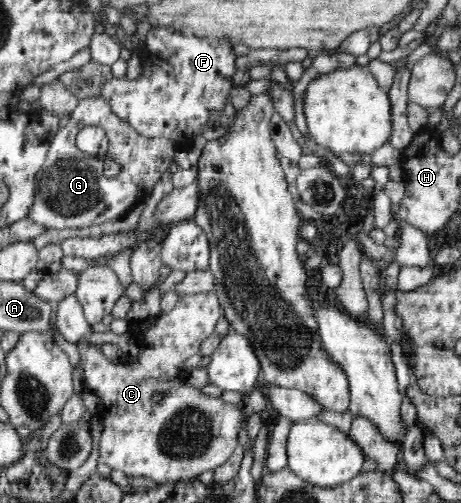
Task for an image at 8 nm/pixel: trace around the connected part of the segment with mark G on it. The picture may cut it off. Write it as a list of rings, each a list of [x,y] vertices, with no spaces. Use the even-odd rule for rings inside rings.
[[[88,97],[79,99],[76,108],[69,115],[66,126],[59,128],[49,144],[48,154],[45,162],[37,173],[36,190],[34,190],[34,204],[30,208],[29,219],[34,223],[41,224],[46,229],[66,229],[66,228],[86,228],[90,226],[104,224],[104,222],[122,218],[126,212],[130,212],[135,205],[145,202],[152,194],[152,188],[160,182],[162,174],[172,163],[174,152],[172,141],[164,138],[146,138],[132,129],[124,120],[121,120],[109,108],[109,104],[104,97]],[[85,126],[99,126],[106,131],[108,137],[107,154],[120,164],[120,173],[108,177],[104,174],[104,159],[101,156],[94,157],[84,154],[76,146],[76,137],[78,132]]]

